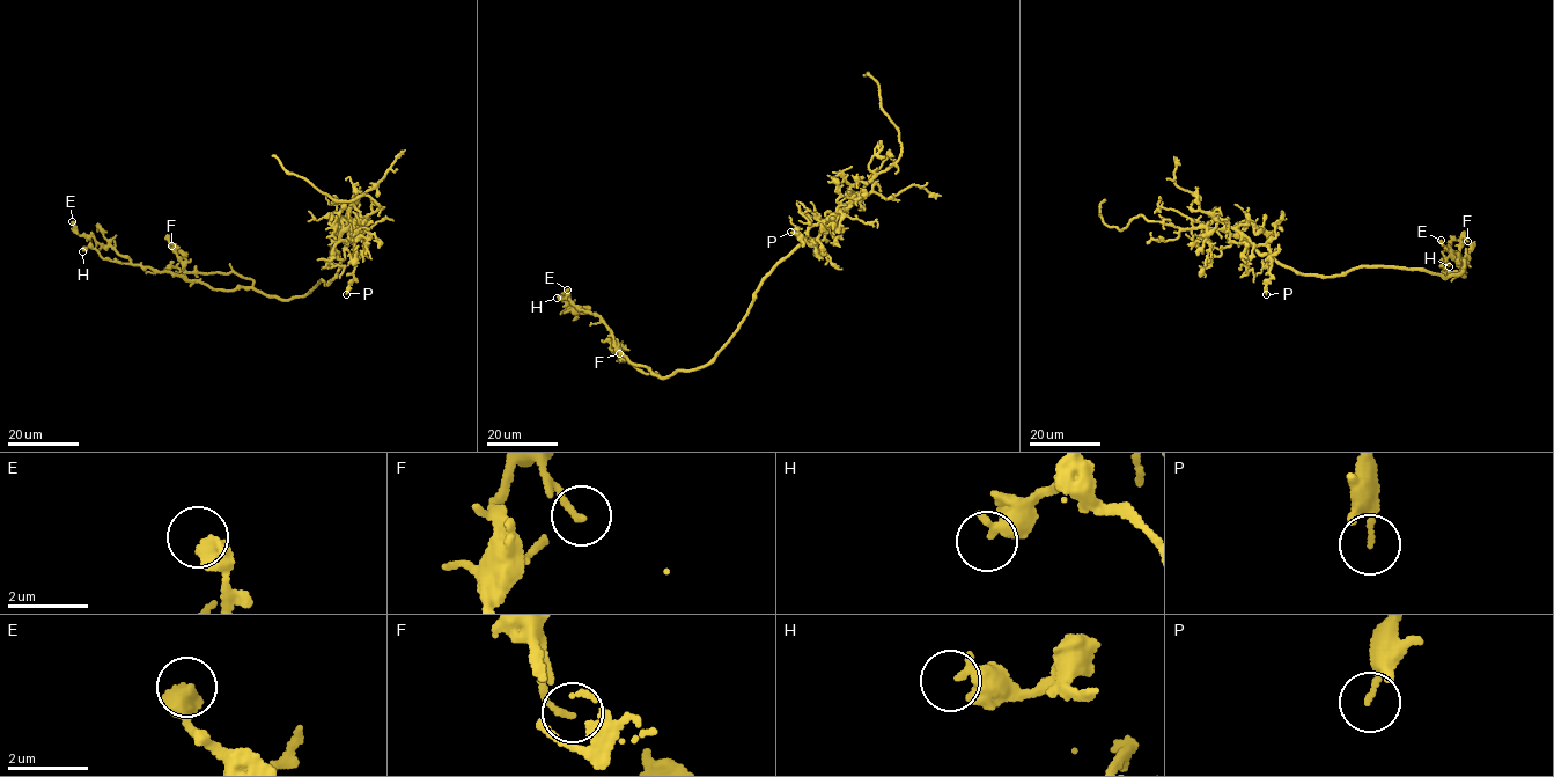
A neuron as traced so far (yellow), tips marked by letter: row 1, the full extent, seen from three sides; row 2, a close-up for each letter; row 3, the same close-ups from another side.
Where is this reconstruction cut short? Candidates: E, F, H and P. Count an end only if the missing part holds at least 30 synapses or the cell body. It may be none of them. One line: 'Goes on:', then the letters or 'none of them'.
Goes on: none of them

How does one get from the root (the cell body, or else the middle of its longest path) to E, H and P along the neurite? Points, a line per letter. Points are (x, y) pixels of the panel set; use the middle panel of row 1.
E: (752, 300), (711, 361), (660, 378), (632, 364), (598, 316), (564, 301), (567, 290)
H: (752, 300), (711, 361), (660, 378), (632, 364), (598, 316), (557, 298)
P: (752, 300), (759, 285), (805, 236), (809, 228), (846, 209), (814, 244), (802, 242), (790, 232)

